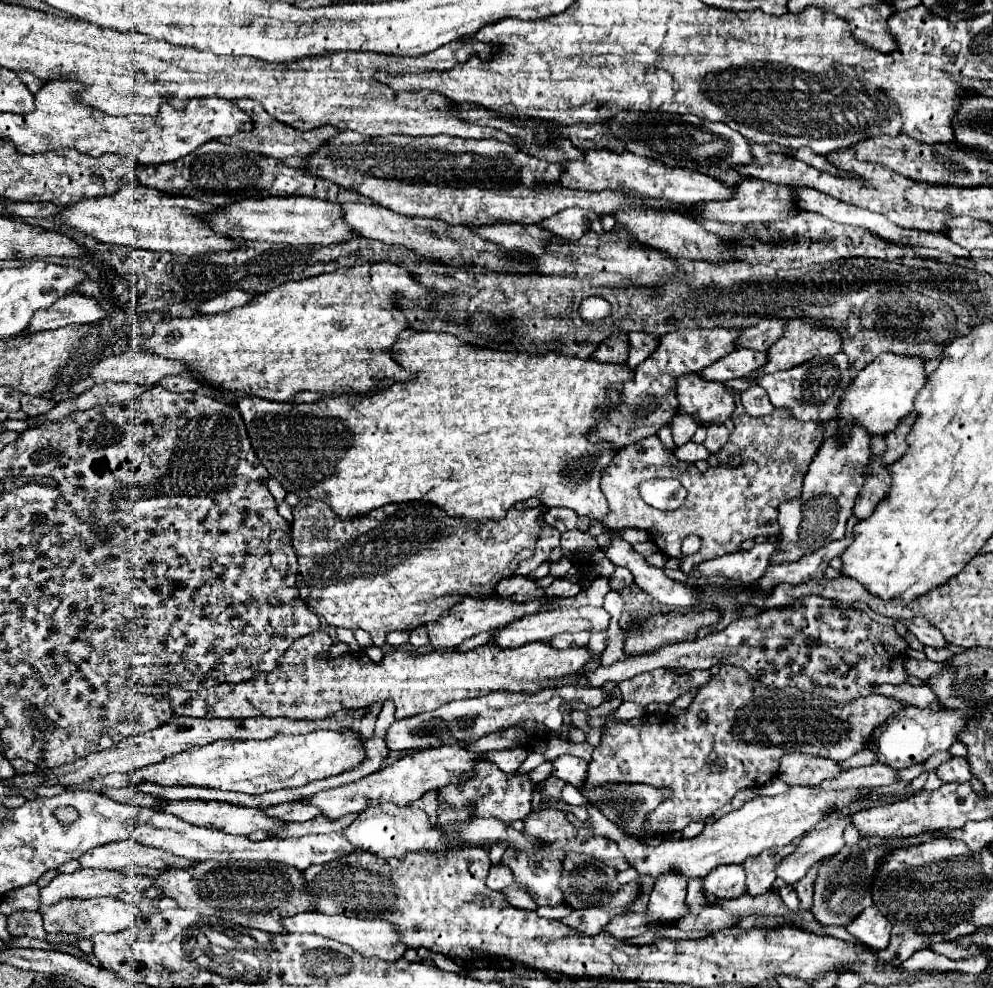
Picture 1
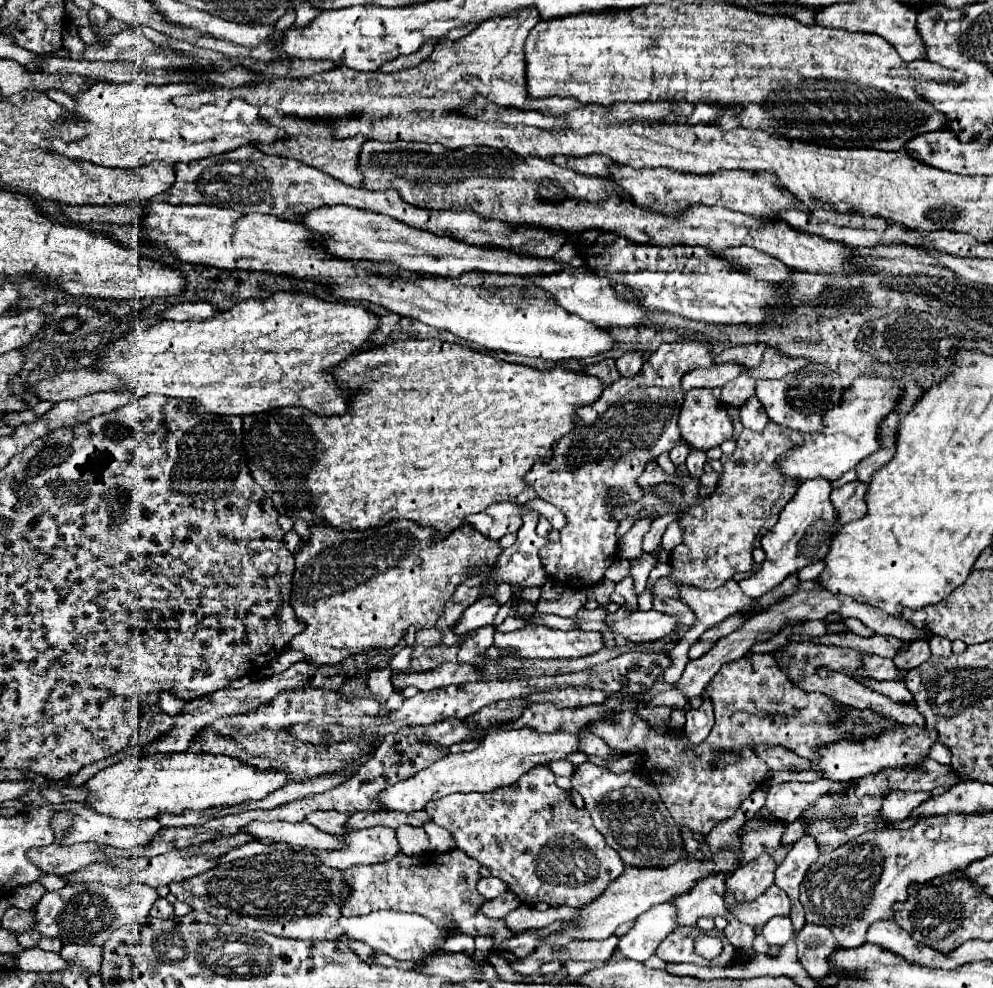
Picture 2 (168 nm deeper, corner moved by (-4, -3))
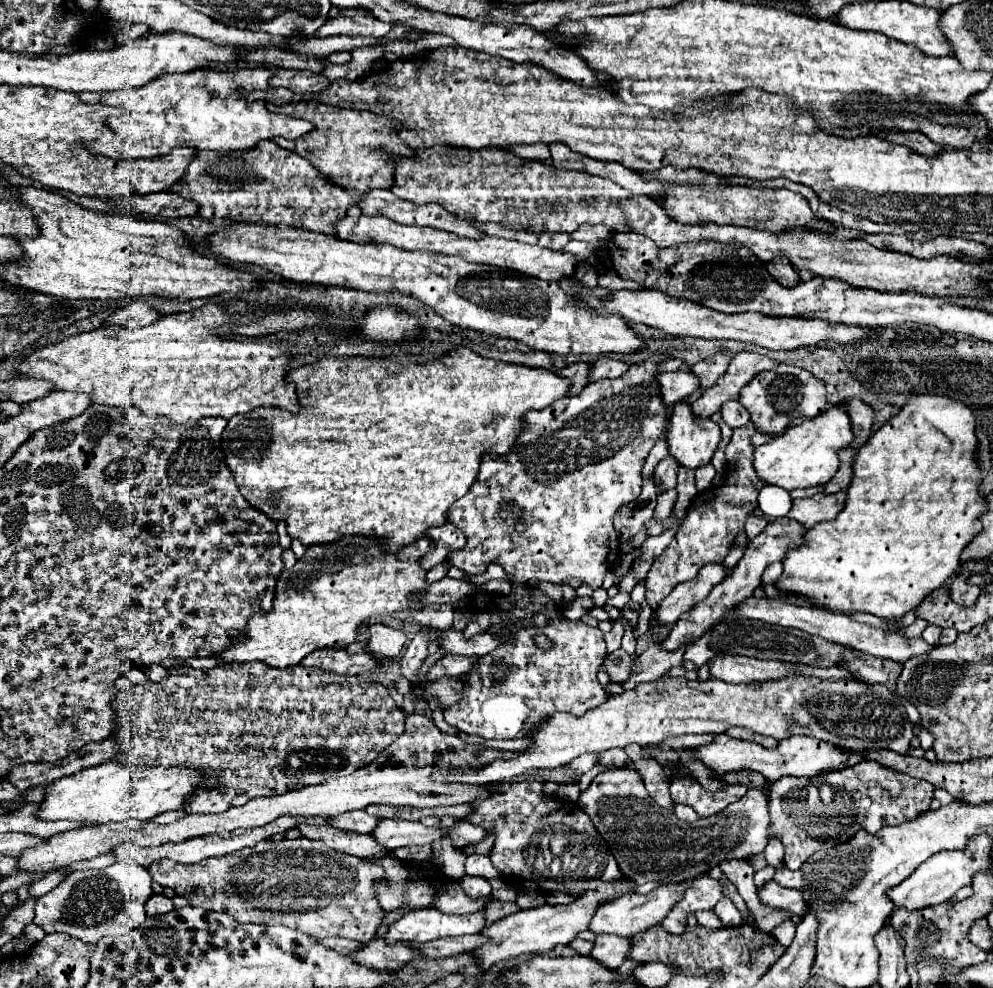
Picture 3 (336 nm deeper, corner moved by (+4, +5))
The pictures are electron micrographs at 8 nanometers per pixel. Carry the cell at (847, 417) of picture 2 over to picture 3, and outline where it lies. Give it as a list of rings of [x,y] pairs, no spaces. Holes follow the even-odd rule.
[[[834,404],[822,412],[820,418],[802,420],[800,424],[788,428],[782,436],[772,438],[764,446],[758,446],[754,452],[754,468],[764,482],[782,486],[786,490],[826,484],[840,466],[838,452],[848,448],[852,440],[854,432],[850,426],[848,410],[844,404]]]

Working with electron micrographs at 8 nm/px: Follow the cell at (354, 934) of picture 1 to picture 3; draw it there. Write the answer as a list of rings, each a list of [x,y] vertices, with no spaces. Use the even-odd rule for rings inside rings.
[[[420,908],[406,912],[402,918],[390,922],[386,928],[388,930],[382,938],[388,944],[400,944],[400,942],[426,944],[446,936],[464,936],[480,932],[484,928],[484,912],[450,916],[434,908]]]

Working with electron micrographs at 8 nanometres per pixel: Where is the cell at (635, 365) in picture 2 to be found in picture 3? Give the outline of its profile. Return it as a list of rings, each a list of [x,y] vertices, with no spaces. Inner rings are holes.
[[[598,358],[594,362],[592,374],[590,374],[590,382],[600,380],[600,378],[620,378],[622,374],[626,374],[630,366],[626,362],[620,360],[612,360],[612,358]]]

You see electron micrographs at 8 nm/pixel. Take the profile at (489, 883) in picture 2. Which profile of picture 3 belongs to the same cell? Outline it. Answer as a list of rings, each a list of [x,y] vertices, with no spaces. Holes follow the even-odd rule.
[[[462,876],[460,886],[470,898],[488,898],[492,894],[490,882],[480,876]]]

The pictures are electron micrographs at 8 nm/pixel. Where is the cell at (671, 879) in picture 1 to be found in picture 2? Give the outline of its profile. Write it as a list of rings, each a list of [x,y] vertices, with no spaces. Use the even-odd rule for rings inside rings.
[[[668,902],[658,904],[634,922],[634,926],[618,940],[616,948],[626,958],[644,962],[654,954],[658,942],[662,942],[674,928],[678,928],[678,924],[674,924],[674,906]]]

